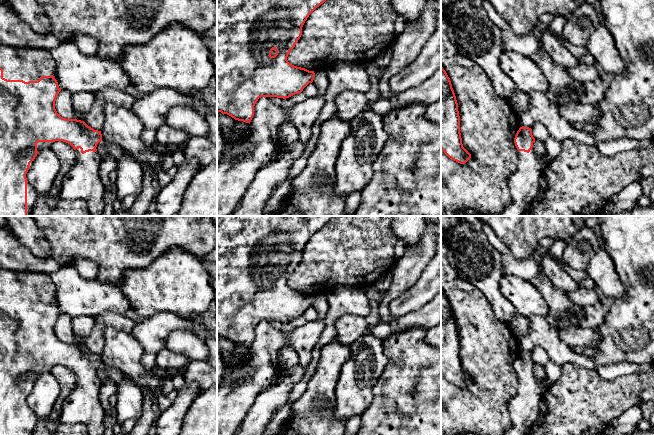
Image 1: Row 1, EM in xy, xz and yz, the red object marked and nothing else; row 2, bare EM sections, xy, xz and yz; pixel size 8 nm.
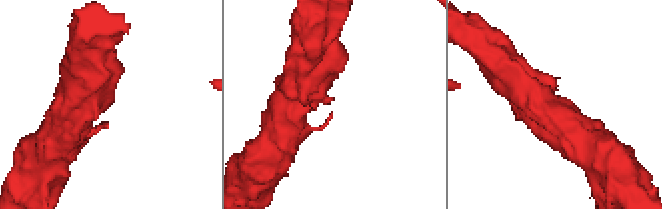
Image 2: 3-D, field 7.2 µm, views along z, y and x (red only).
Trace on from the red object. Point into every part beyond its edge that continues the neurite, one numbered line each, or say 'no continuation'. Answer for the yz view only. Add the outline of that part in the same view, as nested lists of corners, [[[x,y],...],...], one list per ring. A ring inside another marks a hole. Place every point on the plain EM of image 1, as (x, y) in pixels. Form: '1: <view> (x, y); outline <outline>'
1: yz (523, 410); outline [[[533,372],[529,377],[518,375],[519,395],[512,397],[507,403],[511,427],[502,435],[527,434],[539,417],[540,402],[545,390],[544,380],[538,379]]]

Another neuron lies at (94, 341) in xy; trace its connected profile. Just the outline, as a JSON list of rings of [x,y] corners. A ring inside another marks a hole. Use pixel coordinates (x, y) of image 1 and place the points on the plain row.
[[[104,312],[94,317],[93,329],[84,346],[94,354],[101,355],[105,346],[103,331],[106,327],[114,327],[131,334],[135,323],[125,313]]]

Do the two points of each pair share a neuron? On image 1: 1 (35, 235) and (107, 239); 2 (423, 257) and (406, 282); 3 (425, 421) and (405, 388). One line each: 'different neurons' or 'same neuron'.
1: different neurons
2: same neuron
3: same neuron

